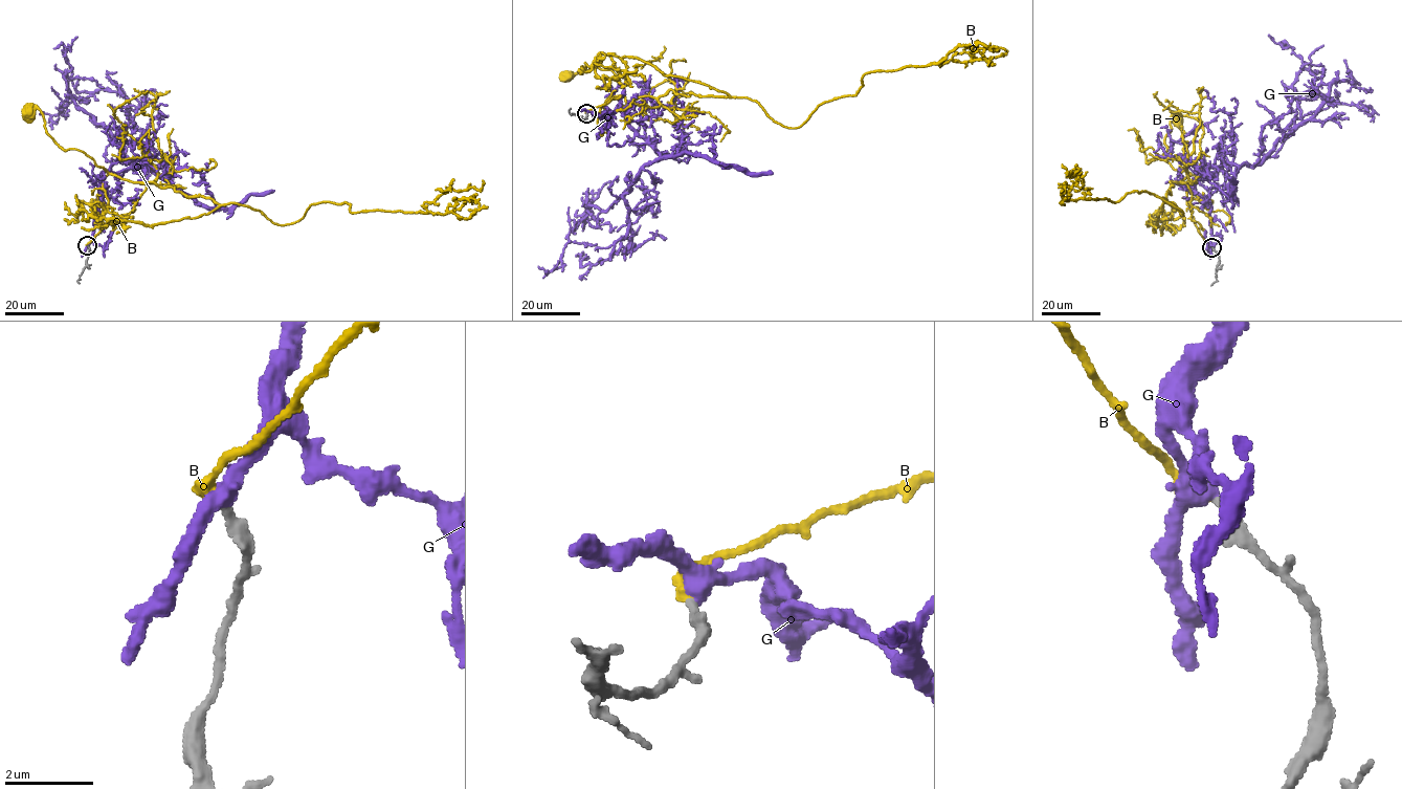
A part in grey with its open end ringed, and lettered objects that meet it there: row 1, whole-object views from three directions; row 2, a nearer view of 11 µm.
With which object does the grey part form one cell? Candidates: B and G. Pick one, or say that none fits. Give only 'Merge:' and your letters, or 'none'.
Merge: B

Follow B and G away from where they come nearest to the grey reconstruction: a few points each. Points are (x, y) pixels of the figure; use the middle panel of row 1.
B: (586, 113), (620, 96), (626, 104), (620, 79), (610, 69), (593, 66), (566, 77)
G: (586, 113), (612, 117), (621, 106), (658, 158), (604, 211), (588, 206), (562, 265), (548, 272), (558, 260)

